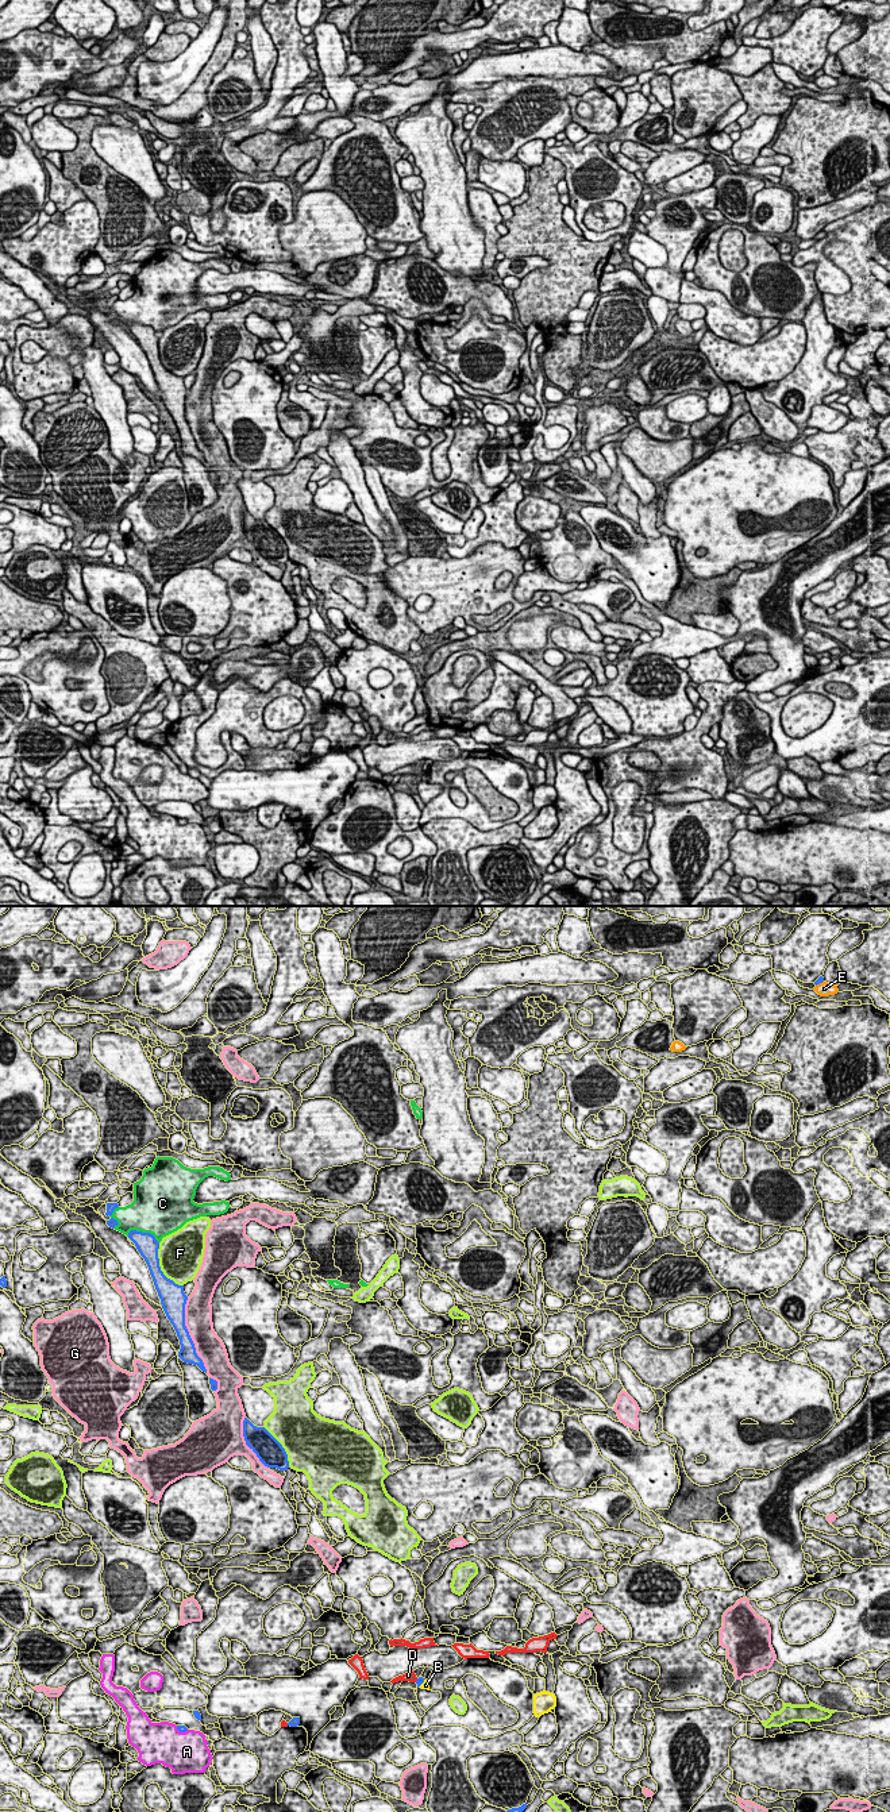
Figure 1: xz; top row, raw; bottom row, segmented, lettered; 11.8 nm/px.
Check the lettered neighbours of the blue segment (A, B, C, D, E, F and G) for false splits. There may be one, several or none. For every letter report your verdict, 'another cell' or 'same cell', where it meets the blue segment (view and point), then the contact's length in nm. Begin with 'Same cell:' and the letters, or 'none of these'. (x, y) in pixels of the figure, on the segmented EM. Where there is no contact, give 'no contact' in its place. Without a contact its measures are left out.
Same cell: none of these
A: another cell | xz (181, 1731) | 170 nm
B: another cell | xz (422, 1683) | 120 nm
C: another cell | xz (143, 1233) | 400 nm
D: another cell | xz (417, 1680) | 60 nm
E: another cell | xz (819, 983) | 120 nm
F: another cell | xz (160, 1268) | 600 nm
G: another cell | xz (189, 1336) | 950 nm

